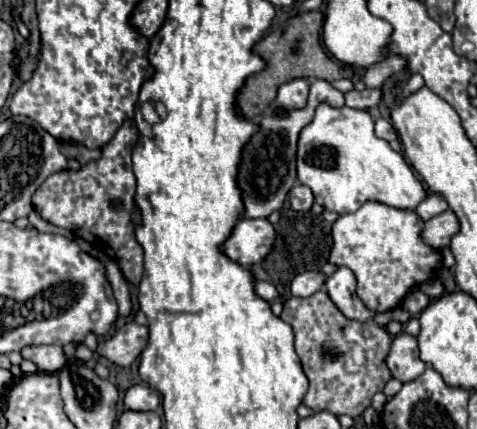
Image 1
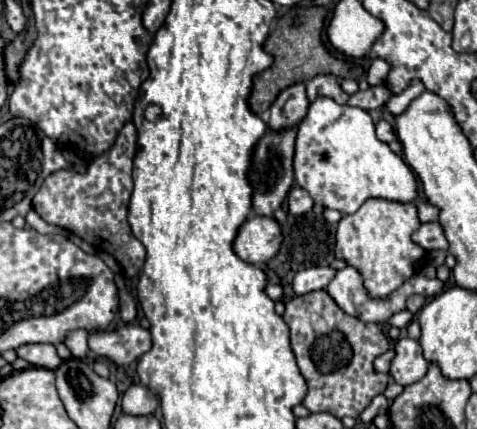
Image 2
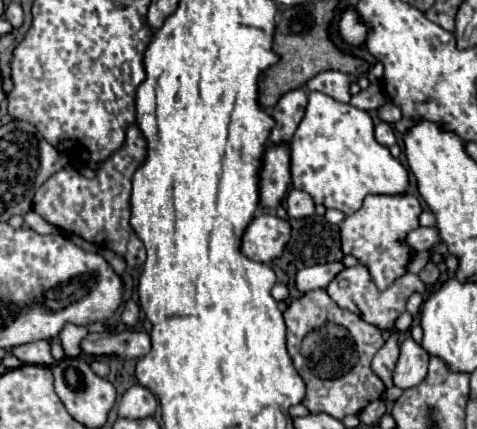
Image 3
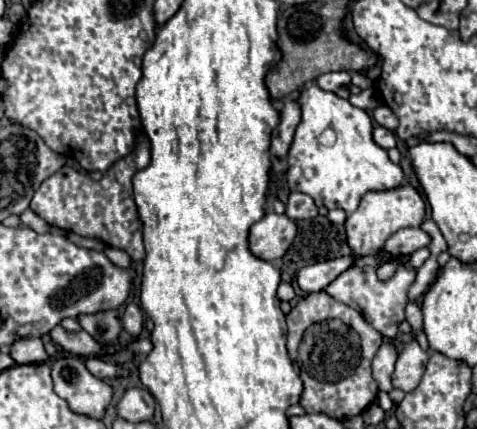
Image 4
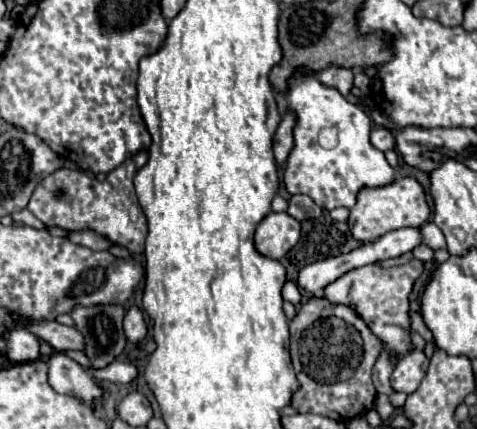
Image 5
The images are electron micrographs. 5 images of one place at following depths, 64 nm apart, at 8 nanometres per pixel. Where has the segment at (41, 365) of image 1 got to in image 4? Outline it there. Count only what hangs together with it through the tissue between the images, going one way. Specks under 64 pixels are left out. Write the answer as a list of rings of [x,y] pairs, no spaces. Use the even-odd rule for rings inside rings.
[[[18,338],[10,346],[10,356],[16,364],[36,364],[46,362],[48,354],[44,350],[44,344],[40,338]]]

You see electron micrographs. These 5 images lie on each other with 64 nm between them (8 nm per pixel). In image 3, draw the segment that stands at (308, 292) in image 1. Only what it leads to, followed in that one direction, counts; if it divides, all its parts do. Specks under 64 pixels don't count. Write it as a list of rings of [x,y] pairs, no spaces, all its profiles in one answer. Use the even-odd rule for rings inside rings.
[[[330,262],[330,264],[316,264],[310,268],[302,268],[296,274],[296,288],[300,292],[310,292],[318,288],[326,288],[330,280],[336,278],[336,274],[344,268],[342,262]]]

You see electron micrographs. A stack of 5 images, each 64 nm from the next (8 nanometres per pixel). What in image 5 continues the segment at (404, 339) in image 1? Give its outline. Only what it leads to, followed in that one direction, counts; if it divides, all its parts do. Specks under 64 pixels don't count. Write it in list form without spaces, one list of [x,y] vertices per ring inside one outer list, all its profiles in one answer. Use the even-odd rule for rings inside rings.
[[[412,350],[406,354],[392,372],[392,388],[394,392],[412,394],[420,386],[424,374],[428,370],[428,358],[420,350]]]

